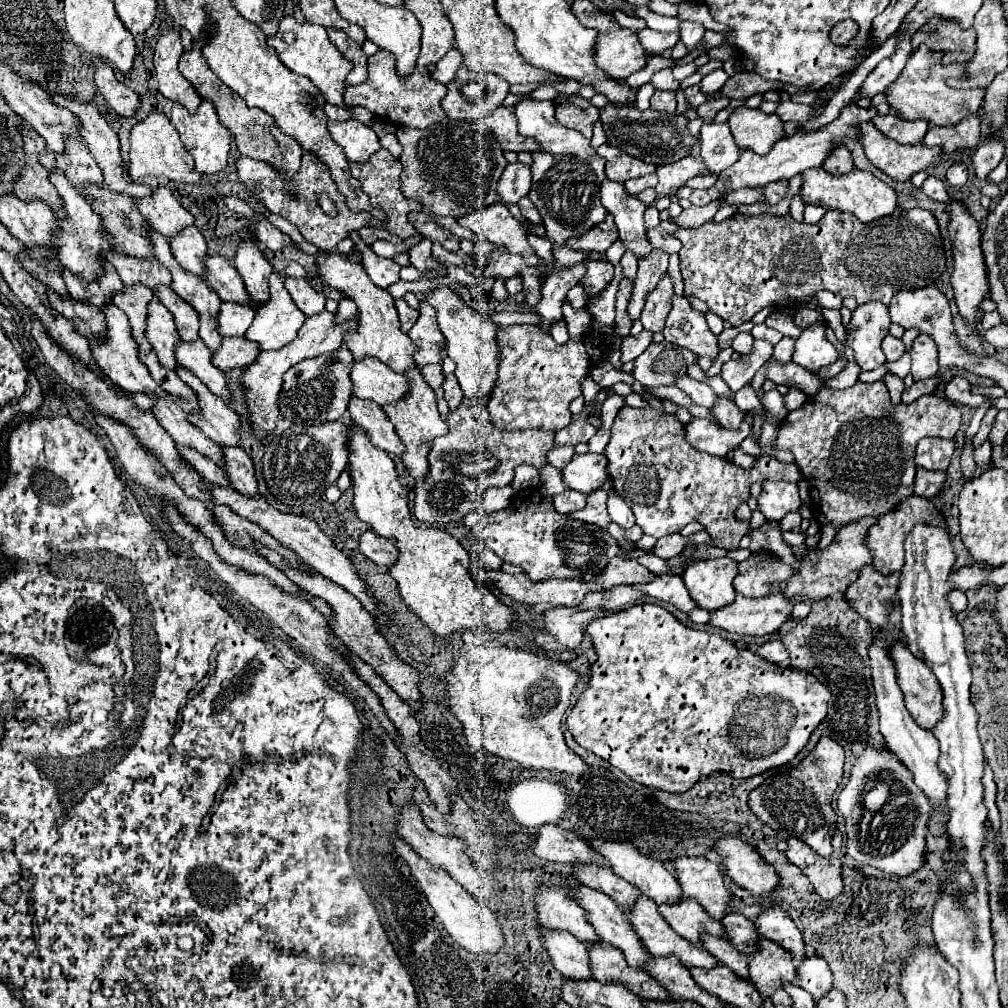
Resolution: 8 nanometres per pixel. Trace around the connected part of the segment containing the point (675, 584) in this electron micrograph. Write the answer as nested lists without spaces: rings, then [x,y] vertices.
[[[658,575],[654,581],[638,587],[638,589],[650,597],[672,603],[674,607],[678,607],[684,613],[698,609],[694,599],[690,599],[690,593],[686,591],[686,585],[682,583],[680,575]]]

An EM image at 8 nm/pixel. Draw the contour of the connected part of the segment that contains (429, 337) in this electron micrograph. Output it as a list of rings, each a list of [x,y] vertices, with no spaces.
[[[420,301],[418,311],[420,311],[420,317],[408,333],[410,339],[422,349],[416,353],[416,363],[418,367],[424,367],[428,363],[440,363],[442,361],[440,349],[444,347],[444,335],[436,323],[436,311],[426,301]]]

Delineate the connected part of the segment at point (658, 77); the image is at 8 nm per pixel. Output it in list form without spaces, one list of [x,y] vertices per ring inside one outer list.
[[[664,67],[664,69],[656,71],[650,83],[652,83],[656,89],[662,89],[662,91],[672,91],[672,93],[676,93],[676,91],[680,89],[680,83],[672,77],[670,67]]]

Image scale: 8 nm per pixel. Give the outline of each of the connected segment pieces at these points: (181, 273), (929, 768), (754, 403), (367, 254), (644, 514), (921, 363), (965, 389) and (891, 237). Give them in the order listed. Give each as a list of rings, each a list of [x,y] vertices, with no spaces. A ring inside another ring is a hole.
[[[152,233],[152,243],[154,243],[154,253],[156,259],[166,265],[172,273],[172,289],[188,301],[192,307],[198,309],[200,315],[200,339],[206,343],[206,347],[214,353],[222,345],[222,335],[218,331],[218,313],[222,299],[214,289],[208,287],[206,281],[202,281],[198,275],[190,275],[186,269],[180,267],[180,263],[174,259],[170,251],[170,243],[164,235]]]
[[[894,597],[894,605],[896,609],[890,615],[890,625],[882,627],[876,637],[874,643],[870,647],[870,661],[872,661],[872,683],[874,683],[874,691],[876,691],[876,705],[880,711],[880,733],[884,735],[886,747],[902,761],[902,765],[912,773],[914,783],[924,791],[924,795],[928,797],[930,803],[934,803],[934,807],[948,817],[950,807],[948,807],[948,781],[946,775],[938,769],[938,739],[934,739],[934,735],[922,727],[918,727],[918,723],[914,723],[914,717],[910,715],[910,711],[904,707],[904,695],[902,689],[896,683],[896,673],[894,673],[894,665],[888,657],[888,647],[894,641],[904,641],[902,635],[902,623],[900,623],[900,603],[898,597]]]
[[[750,384],[744,385],[743,388],[736,392],[734,402],[741,411],[764,410],[763,405]]]
[[[350,233],[350,239],[354,239],[356,249],[362,251],[362,265],[368,273],[368,277],[372,279],[372,283],[380,289],[386,289],[388,285],[398,281],[398,273],[400,273],[400,265],[394,259],[386,259],[386,257],[378,257],[362,239],[358,233]]]
[[[650,406],[644,408],[622,407],[614,419],[614,425],[610,429],[610,443],[604,449],[604,455],[608,457],[608,471],[614,483],[616,493],[630,505],[632,513],[636,515],[636,525],[642,527],[646,535],[652,537],[664,537],[670,533],[678,533],[684,525],[692,521],[700,521],[706,531],[712,535],[712,541],[716,547],[724,549],[736,549],[744,533],[748,533],[748,523],[738,523],[734,517],[734,511],[740,503],[748,501],[750,497],[750,485],[754,481],[792,481],[800,483],[804,475],[798,471],[798,467],[792,463],[780,463],[772,455],[756,459],[754,467],[750,471],[744,471],[732,463],[728,467],[726,459],[708,455],[702,451],[696,451],[686,439],[682,423],[674,415],[660,415]]]
[[[928,335],[916,337],[910,355],[912,355],[914,381],[924,381],[938,373],[938,351],[934,347],[934,341]]]
[[[961,376],[955,377],[945,384],[944,392],[949,399],[974,408],[979,407],[985,399],[984,395],[972,394],[968,380]]]
[[[828,209],[826,215],[814,223],[798,223],[792,215],[750,215],[736,213],[722,223],[704,223],[702,227],[678,229],[674,233],[682,241],[680,269],[684,277],[684,293],[702,299],[708,309],[734,327],[750,321],[764,307],[798,309],[802,299],[828,289],[840,297],[854,297],[858,303],[882,301],[890,303],[892,295],[900,291],[914,291],[934,285],[946,271],[946,253],[934,215],[926,209],[896,211],[894,215],[876,219],[874,223],[860,223],[850,213]]]

